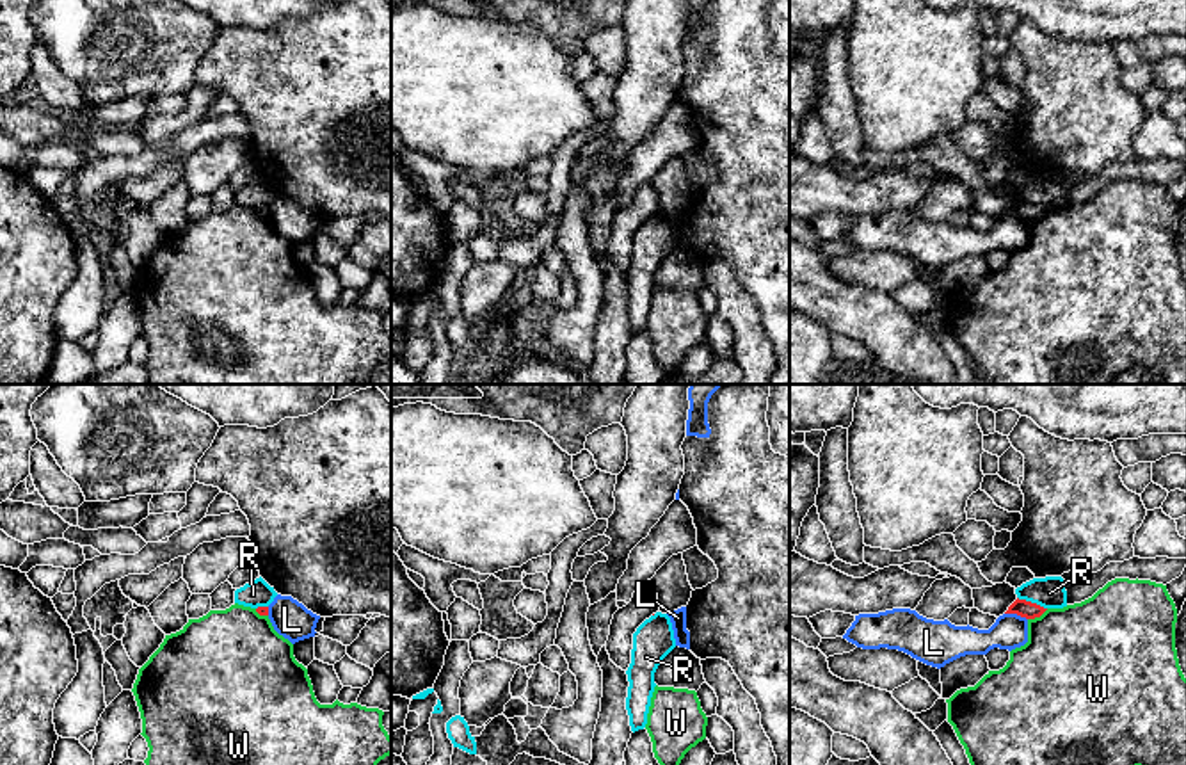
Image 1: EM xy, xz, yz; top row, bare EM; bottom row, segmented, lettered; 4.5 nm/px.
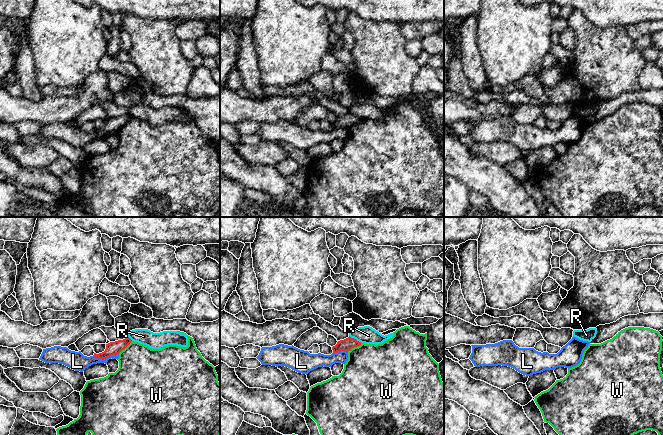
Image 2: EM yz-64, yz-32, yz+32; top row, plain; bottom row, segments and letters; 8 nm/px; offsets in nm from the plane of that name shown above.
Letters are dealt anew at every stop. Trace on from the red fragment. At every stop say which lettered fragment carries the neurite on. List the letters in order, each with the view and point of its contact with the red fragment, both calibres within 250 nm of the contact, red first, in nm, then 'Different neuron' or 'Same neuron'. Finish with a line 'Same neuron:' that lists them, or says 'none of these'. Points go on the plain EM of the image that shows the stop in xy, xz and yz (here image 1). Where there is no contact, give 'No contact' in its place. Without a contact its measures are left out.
L: Touches red at yz (1016, 214). Thickness 80 nm (red) against 160 nm. Different neuron
R: Touches red at yz (1030, 203). Thickness 80 nm (red) against 140 nm. Different neuron
W: Touches red at yz (1037, 217). Thickness 80 nm (red) against 460 nm. Different neuron
Same neuron: none of these

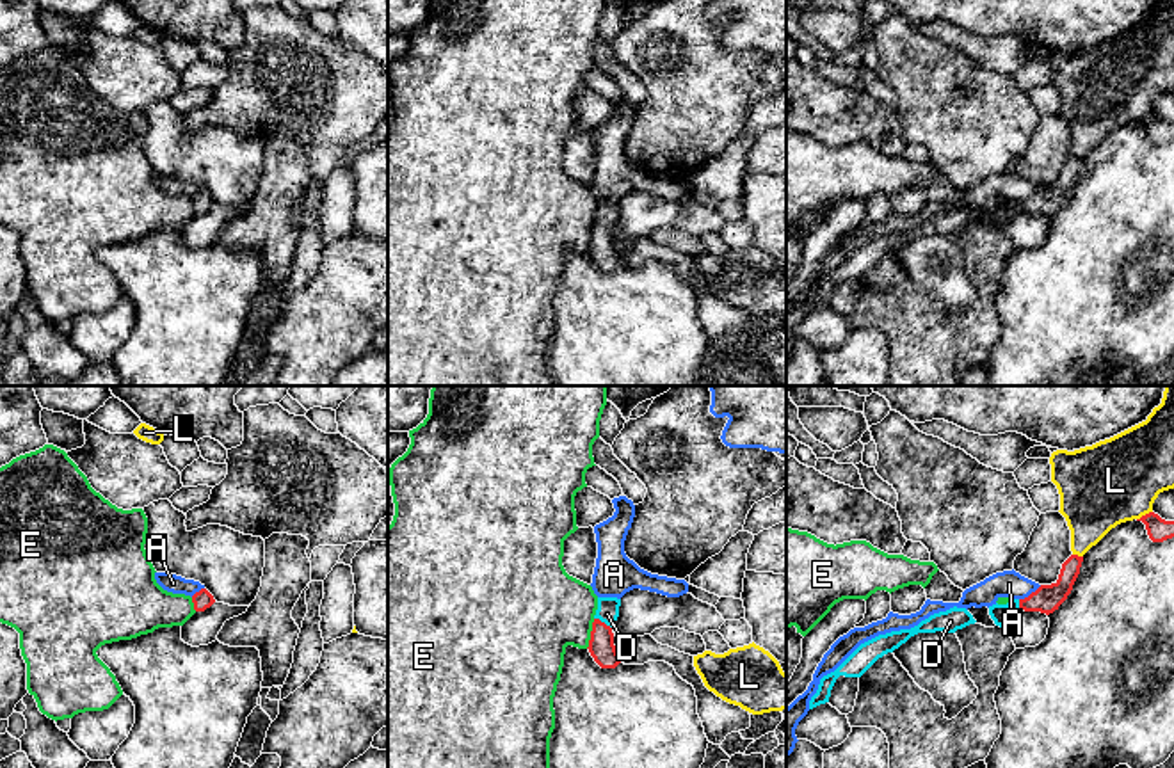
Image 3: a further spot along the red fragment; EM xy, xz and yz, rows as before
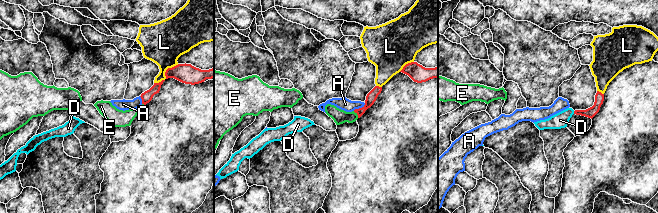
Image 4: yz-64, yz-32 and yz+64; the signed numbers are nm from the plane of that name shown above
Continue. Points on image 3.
A: Touches red at yz (1032, 194). Thickness 120 nm (red) against 130 nm. Different neuron
D: Touches red at xz (603, 224). Thickness 120 nm (red) against 100 nm. Same neuron
E: Touches red at xz (591, 235). Thickness 120 nm (red) against 400 nm. Different neuron
L: Touches red at yz (1146, 116). Thickness 110 nm (red) against 380 nm. Different neuron
Same neuron: D

